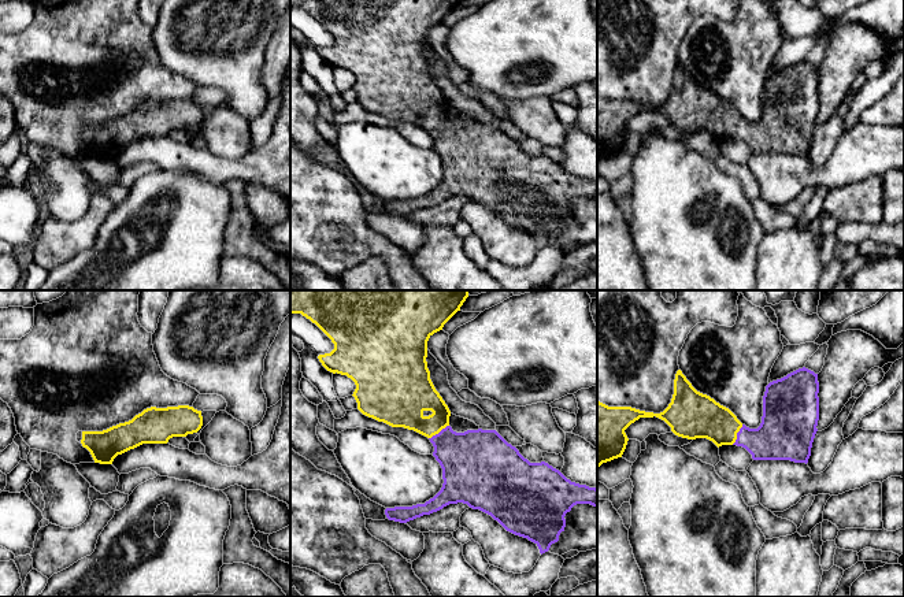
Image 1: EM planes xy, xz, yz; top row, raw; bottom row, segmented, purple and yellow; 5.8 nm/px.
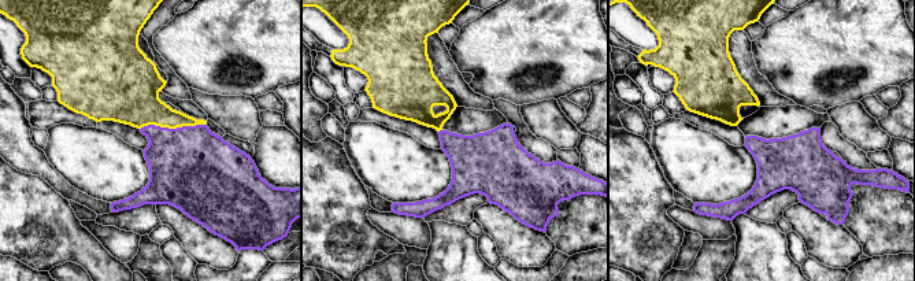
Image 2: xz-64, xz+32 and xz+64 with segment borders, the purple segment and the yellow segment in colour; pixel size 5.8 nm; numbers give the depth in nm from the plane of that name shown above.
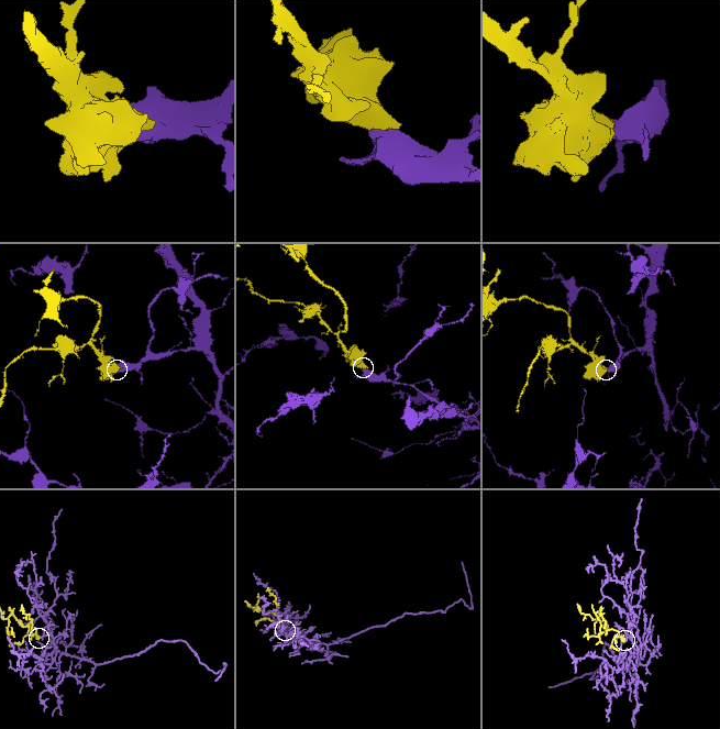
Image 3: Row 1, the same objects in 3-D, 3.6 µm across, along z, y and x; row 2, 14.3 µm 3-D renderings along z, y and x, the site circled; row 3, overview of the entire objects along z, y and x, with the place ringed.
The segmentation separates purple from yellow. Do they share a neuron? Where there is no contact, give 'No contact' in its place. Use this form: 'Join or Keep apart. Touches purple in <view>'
Join. Touches purple in xz

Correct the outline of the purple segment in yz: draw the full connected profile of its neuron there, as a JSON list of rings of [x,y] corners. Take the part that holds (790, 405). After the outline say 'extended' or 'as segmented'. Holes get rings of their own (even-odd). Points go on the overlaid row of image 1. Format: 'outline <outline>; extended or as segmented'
outline [[[803,367],[766,386],[763,396],[763,416],[757,429],[742,424],[726,407],[707,394],[697,392],[681,370],[674,379],[674,394],[668,407],[660,412],[645,412],[631,407],[608,407],[597,400],[597,468],[607,461],[622,457],[627,435],[625,430],[640,418],[659,418],[671,431],[682,438],[707,438],[718,448],[737,445],[745,448],[753,460],[790,460],[808,463],[819,420],[818,374]]]; extended

